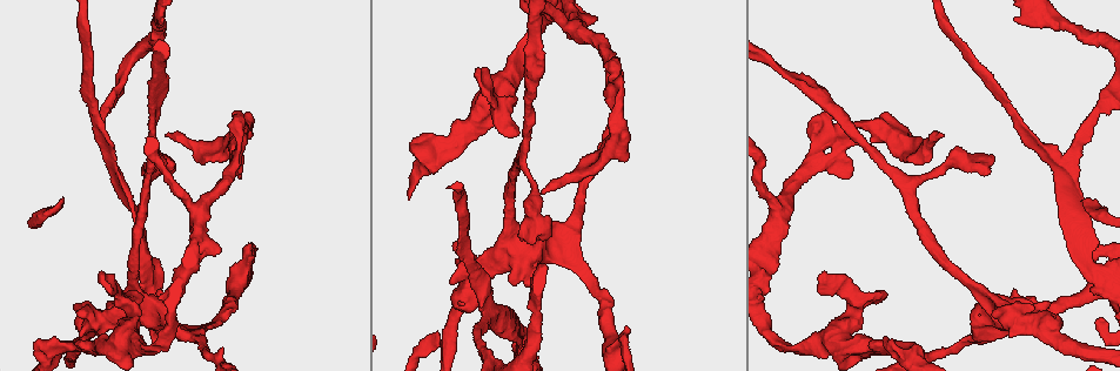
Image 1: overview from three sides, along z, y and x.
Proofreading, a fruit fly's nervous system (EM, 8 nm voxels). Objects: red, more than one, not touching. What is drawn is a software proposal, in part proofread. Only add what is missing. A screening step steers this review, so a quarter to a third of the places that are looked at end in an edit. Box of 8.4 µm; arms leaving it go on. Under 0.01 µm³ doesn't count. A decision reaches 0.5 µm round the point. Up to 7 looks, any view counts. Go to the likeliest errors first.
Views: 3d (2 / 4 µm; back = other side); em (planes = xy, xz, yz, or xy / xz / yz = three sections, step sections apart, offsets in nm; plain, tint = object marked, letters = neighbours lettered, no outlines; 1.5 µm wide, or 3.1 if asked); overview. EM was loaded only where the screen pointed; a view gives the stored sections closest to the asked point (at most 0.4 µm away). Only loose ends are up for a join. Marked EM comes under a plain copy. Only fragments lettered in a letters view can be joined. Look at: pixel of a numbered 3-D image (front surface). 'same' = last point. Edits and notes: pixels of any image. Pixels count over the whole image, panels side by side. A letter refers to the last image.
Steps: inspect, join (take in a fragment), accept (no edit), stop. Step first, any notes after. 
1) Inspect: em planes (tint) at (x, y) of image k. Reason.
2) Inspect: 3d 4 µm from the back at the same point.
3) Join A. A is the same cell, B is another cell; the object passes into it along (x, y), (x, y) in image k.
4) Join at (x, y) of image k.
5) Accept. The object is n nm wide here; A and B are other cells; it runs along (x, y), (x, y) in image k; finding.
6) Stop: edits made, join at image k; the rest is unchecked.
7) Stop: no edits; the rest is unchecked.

Inspect: 3d 4 µm at (104, 280) of image 1. Branch stops here.

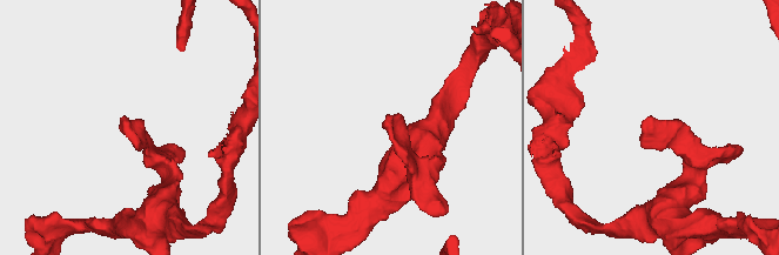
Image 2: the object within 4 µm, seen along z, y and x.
Inspect: em yz step 8 (tint) at (642, 125) of image 2.

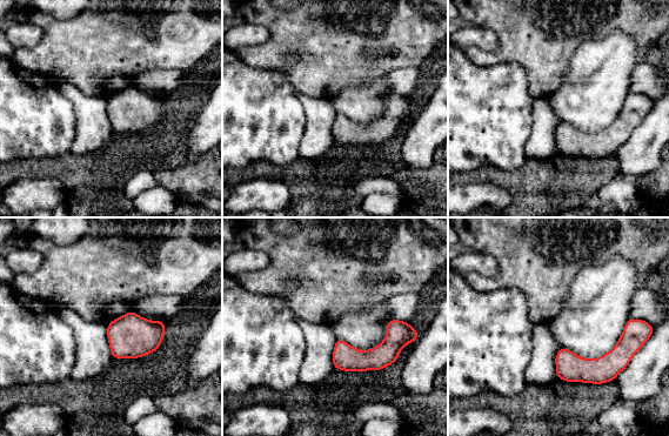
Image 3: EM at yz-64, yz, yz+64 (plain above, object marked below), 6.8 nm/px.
Inspect: em planes (letters) at the same point.

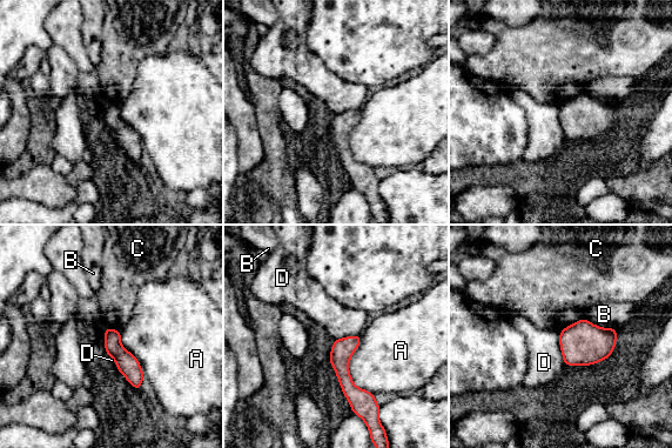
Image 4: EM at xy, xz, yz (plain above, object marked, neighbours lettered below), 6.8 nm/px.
Accept. The object is 120 nm wide here; A, B, C and D are other cells; it runs along (355, 338), (343, 375), (357, 402) in image 4; no lettered fragment goes on from it.

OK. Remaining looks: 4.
Inspect: em planes (tint) at (161, 20) of image 1. Branch stops here.

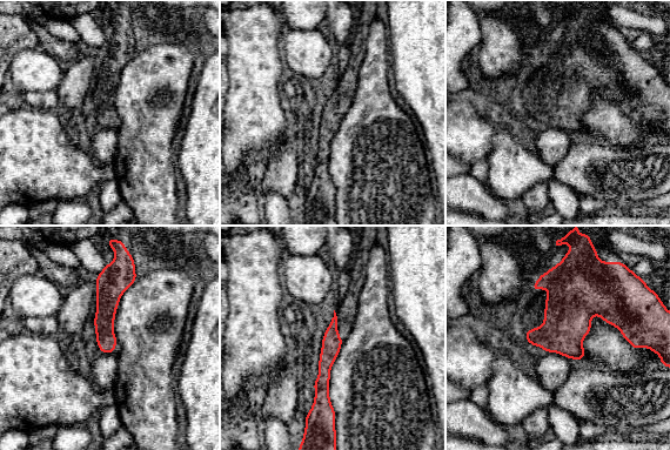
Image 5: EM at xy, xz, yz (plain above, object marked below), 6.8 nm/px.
Inspect: em planes (letters) at the same point. What lies round it.

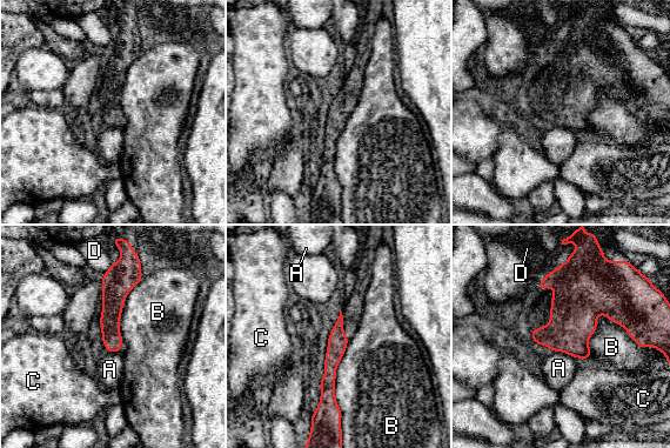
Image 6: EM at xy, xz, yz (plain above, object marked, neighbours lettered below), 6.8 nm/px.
Accept. The longest contact is with B, 460 nm; A, B, C and D are other cells; none of them fits.

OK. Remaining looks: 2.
Inspect: em planes (tint) at (239, 178) of image 1. An open end.

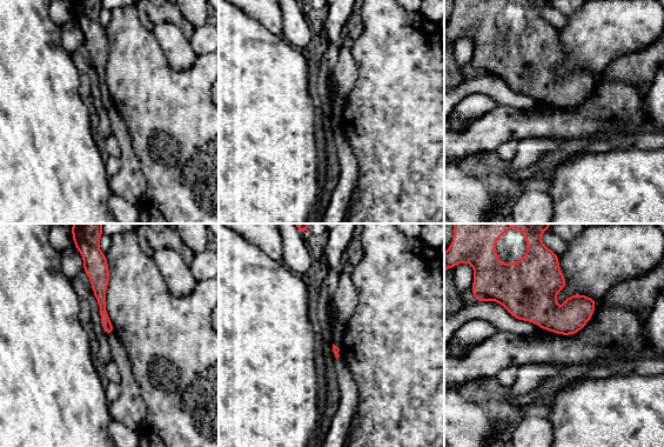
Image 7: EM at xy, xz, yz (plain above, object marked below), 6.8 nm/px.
Inspect: em planes (letters) at the same point.

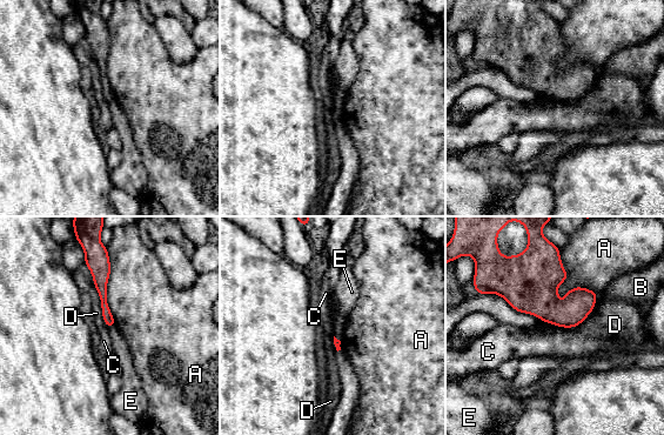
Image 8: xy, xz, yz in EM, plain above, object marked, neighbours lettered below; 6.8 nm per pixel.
Accept. A, B, C, D and E are other cells; it runs along (101, 259), (101, 290), (111, 322) in image 8; none of them fits.

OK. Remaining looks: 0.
Stop: no edits; the rest is unchecked.

